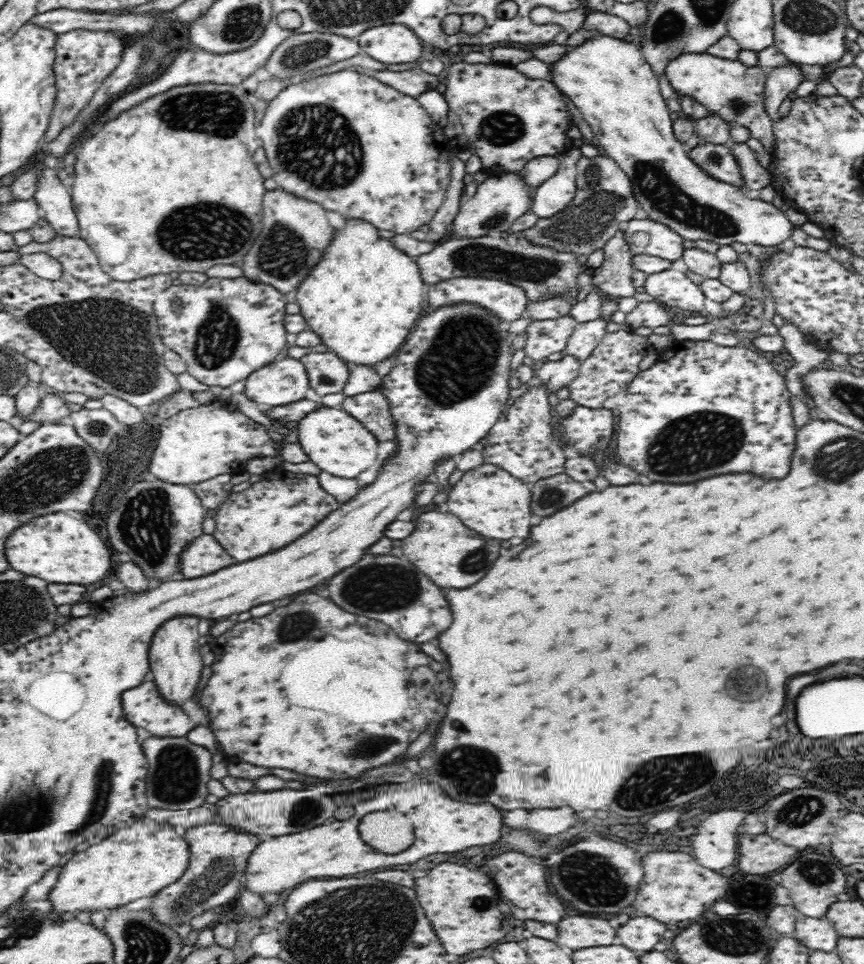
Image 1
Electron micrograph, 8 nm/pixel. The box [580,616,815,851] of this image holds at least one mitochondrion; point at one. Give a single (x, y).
(659, 781)

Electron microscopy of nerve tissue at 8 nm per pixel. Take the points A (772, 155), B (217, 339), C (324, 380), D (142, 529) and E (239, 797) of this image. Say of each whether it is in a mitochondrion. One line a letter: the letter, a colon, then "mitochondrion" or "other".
A: other
B: mitochondrion
C: mitochondrion
D: mitochondrion
E: other

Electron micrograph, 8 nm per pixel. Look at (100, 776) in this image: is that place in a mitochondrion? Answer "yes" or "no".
yes

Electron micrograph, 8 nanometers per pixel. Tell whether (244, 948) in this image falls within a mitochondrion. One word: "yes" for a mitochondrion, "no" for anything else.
no

